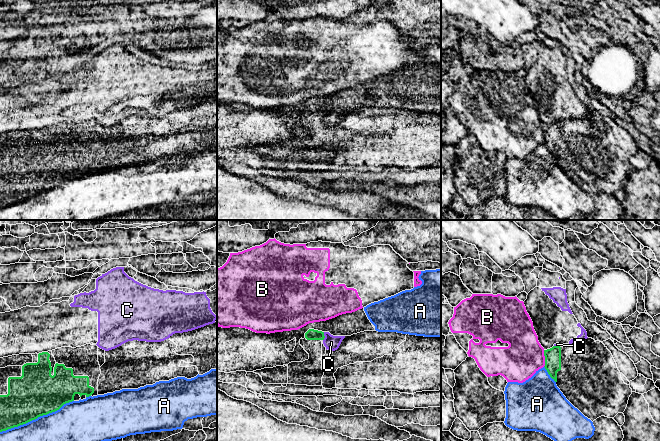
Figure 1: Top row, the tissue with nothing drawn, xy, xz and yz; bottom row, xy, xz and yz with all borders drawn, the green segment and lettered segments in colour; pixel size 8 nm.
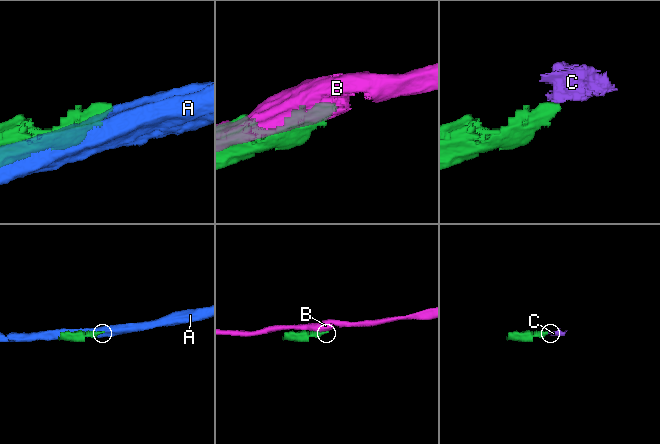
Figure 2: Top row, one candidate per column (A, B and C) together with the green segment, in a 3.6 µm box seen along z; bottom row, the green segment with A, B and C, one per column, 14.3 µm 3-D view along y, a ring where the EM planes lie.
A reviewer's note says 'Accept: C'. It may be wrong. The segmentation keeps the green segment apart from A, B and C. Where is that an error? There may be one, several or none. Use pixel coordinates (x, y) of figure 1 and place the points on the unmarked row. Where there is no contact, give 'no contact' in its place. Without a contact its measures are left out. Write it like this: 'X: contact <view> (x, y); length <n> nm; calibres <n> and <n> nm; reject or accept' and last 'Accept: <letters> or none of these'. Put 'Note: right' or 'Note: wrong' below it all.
A: contact xy (36, 194); length 650 nm; calibres 360 and 480 nm; reject
B: contact yz (545, 134); length 140 nm; calibres 130 and 320 nm; reject
C: contact xz (324, 112); length 70 nm; calibres 90 and 120 nm; reject
Accept: none of these
Note: wrong

